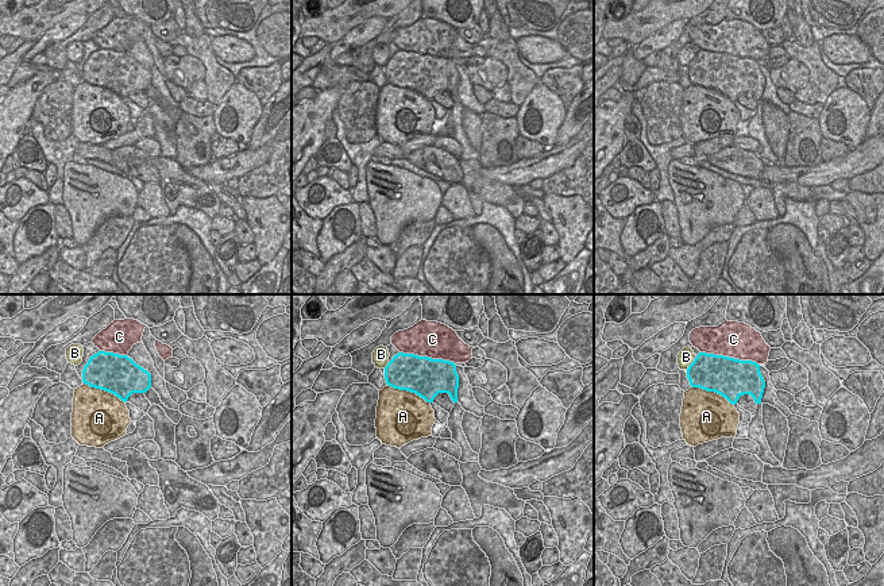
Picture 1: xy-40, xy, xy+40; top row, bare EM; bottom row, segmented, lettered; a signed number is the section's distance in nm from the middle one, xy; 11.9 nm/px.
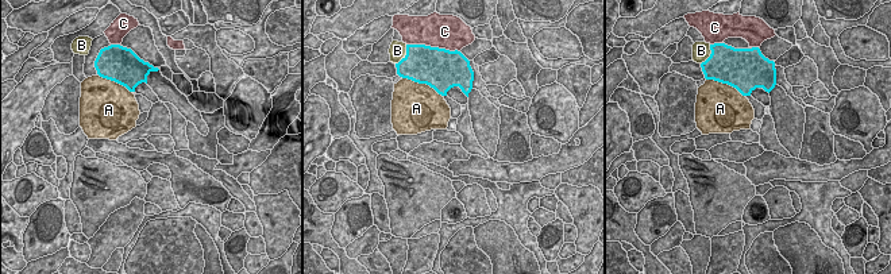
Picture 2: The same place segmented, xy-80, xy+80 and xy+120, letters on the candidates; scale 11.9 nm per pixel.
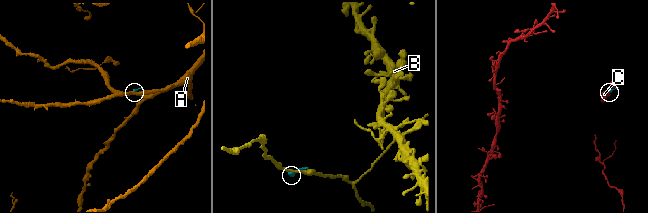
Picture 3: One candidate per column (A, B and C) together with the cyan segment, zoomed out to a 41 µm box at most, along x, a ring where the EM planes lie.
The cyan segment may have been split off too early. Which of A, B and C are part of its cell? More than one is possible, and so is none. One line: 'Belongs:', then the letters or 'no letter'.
Belongs: no letter

